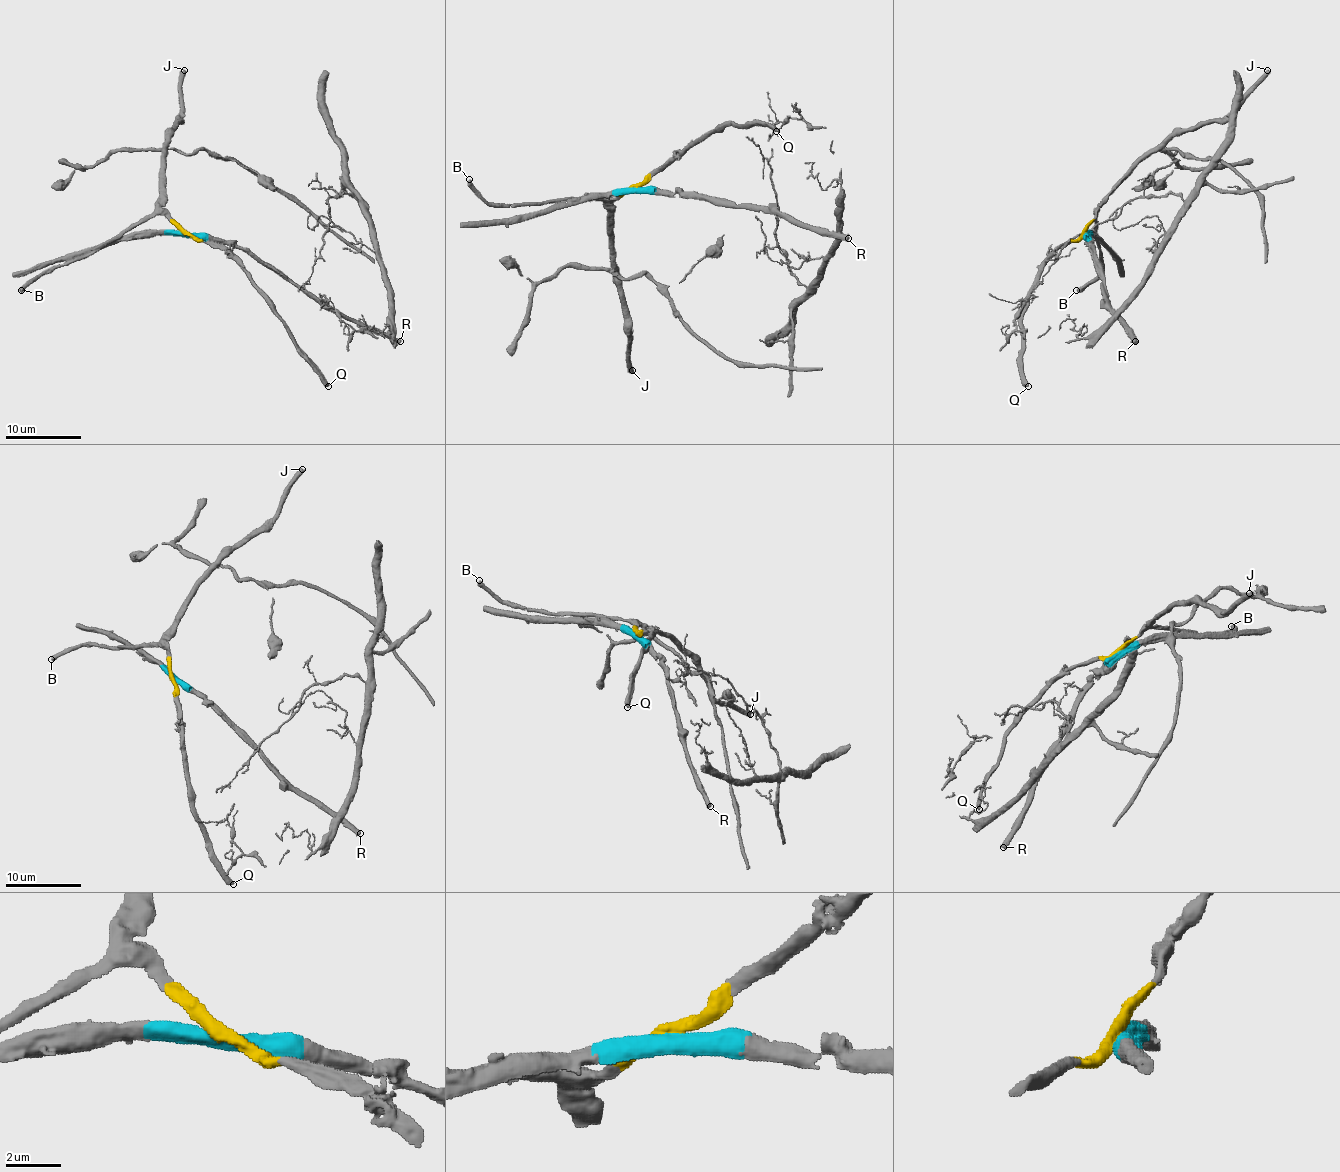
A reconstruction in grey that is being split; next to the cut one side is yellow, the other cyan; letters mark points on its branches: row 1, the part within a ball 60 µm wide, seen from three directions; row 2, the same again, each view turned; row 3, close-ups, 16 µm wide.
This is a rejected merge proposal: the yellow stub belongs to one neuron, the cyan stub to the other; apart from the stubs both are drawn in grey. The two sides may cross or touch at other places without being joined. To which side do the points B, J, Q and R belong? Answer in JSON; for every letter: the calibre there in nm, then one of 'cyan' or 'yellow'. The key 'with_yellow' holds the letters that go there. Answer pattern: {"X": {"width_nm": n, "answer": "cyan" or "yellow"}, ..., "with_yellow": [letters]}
{"B": {"width_nm": 420, "answer": "yellow"}, "J": {"width_nm": 480, "answer": "yellow"}, "Q": {"width_nm": 420, "answer": "yellow"}, "R": {"width_nm": 480, "answer": "cyan"}, "with_yellow": ["B", "J", "Q"]}

